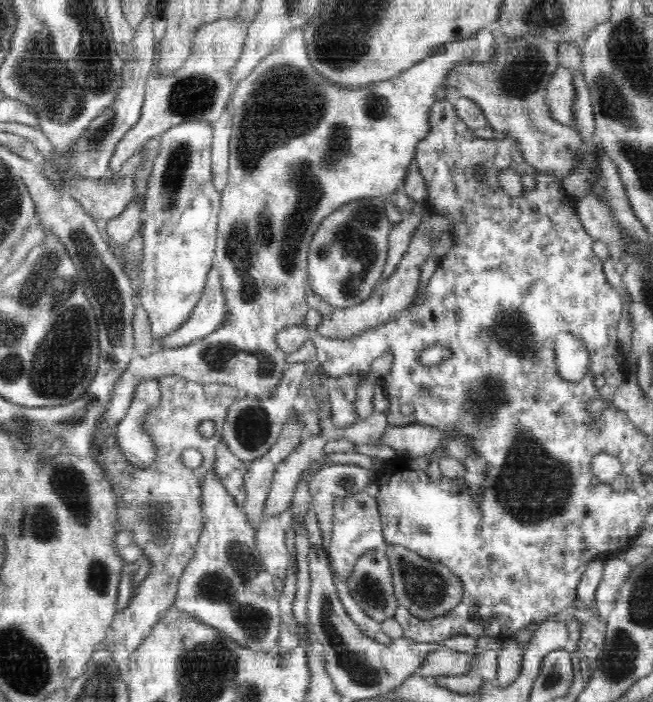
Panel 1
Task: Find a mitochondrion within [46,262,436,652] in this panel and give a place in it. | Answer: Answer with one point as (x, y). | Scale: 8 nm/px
(224, 589)

